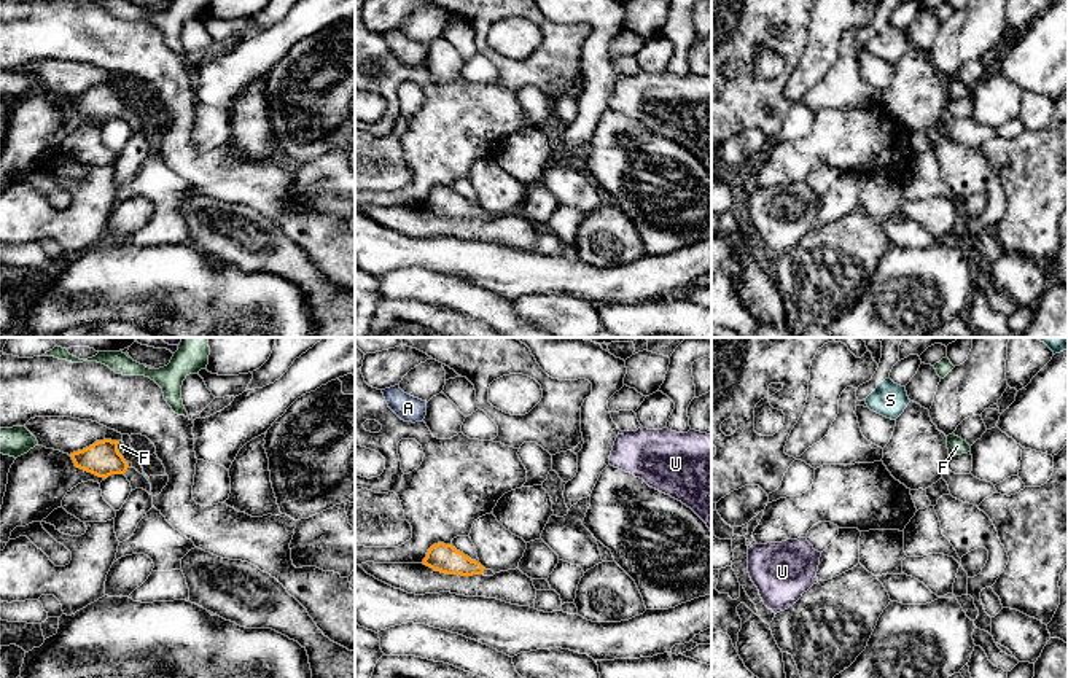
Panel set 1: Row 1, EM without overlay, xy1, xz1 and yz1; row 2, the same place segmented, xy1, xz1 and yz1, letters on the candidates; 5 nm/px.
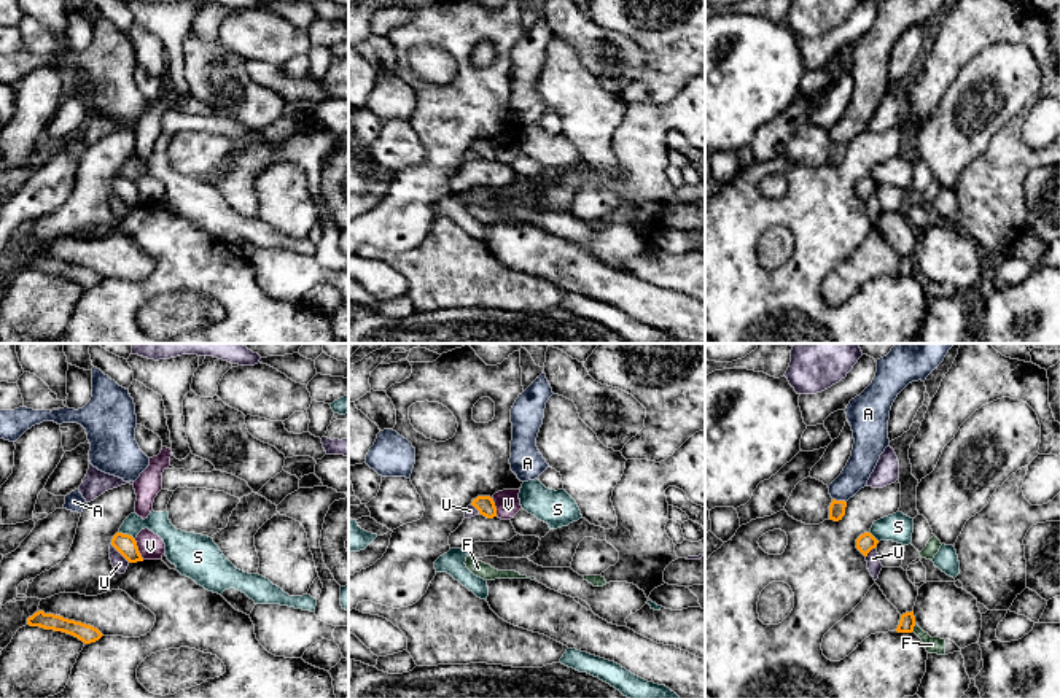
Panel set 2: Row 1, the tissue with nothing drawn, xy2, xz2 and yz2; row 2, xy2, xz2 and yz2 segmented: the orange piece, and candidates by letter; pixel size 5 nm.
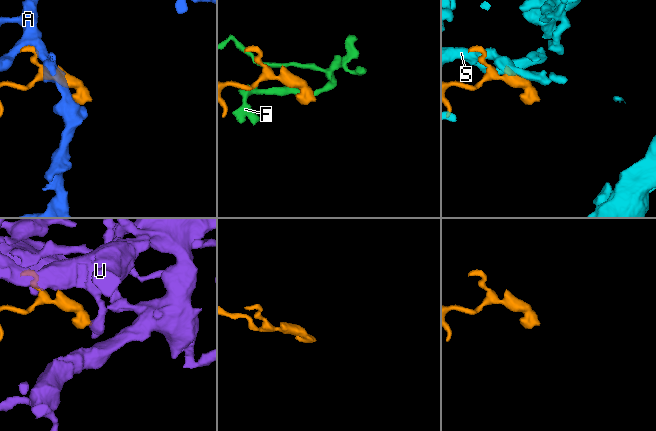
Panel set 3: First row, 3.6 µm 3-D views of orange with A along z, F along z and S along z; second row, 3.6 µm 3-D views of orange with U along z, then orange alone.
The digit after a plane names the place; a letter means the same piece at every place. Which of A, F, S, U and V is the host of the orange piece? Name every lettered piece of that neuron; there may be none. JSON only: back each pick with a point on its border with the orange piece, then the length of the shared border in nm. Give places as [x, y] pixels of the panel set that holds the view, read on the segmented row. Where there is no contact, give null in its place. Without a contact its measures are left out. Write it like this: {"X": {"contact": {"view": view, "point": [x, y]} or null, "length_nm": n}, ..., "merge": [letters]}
{"merge": []}

